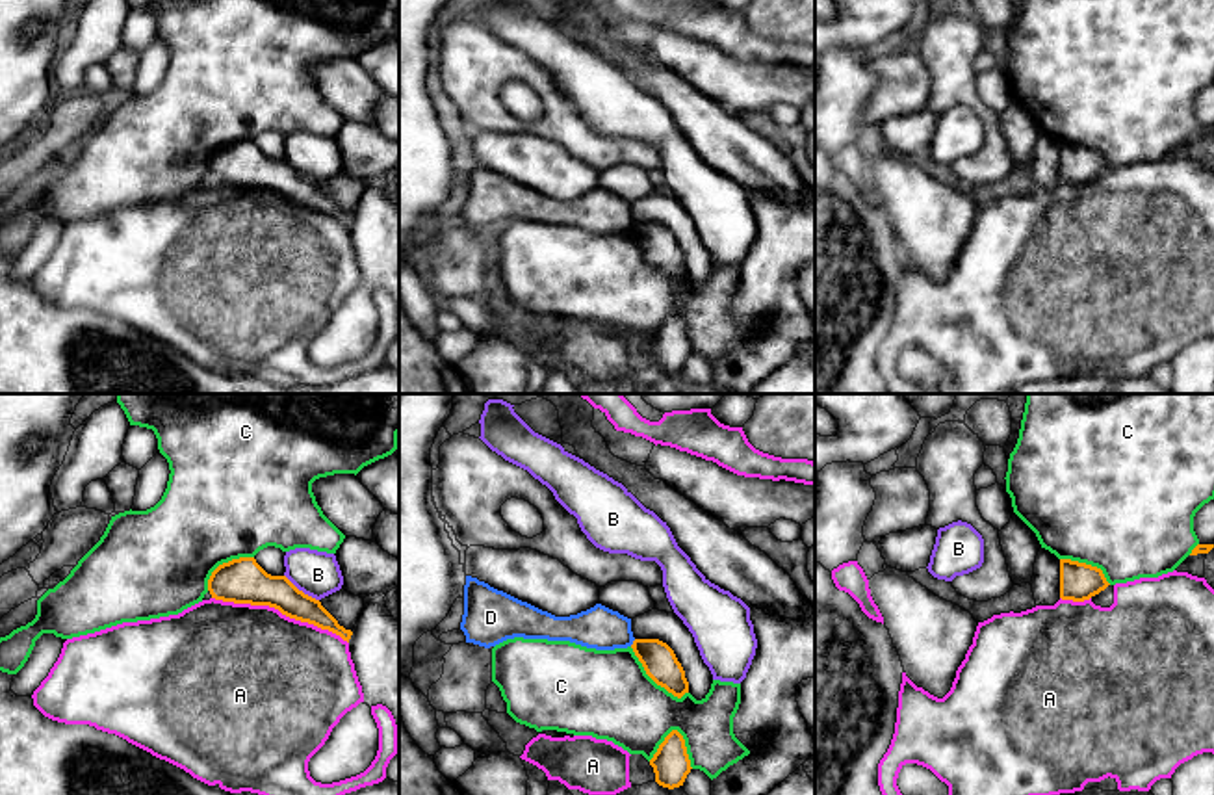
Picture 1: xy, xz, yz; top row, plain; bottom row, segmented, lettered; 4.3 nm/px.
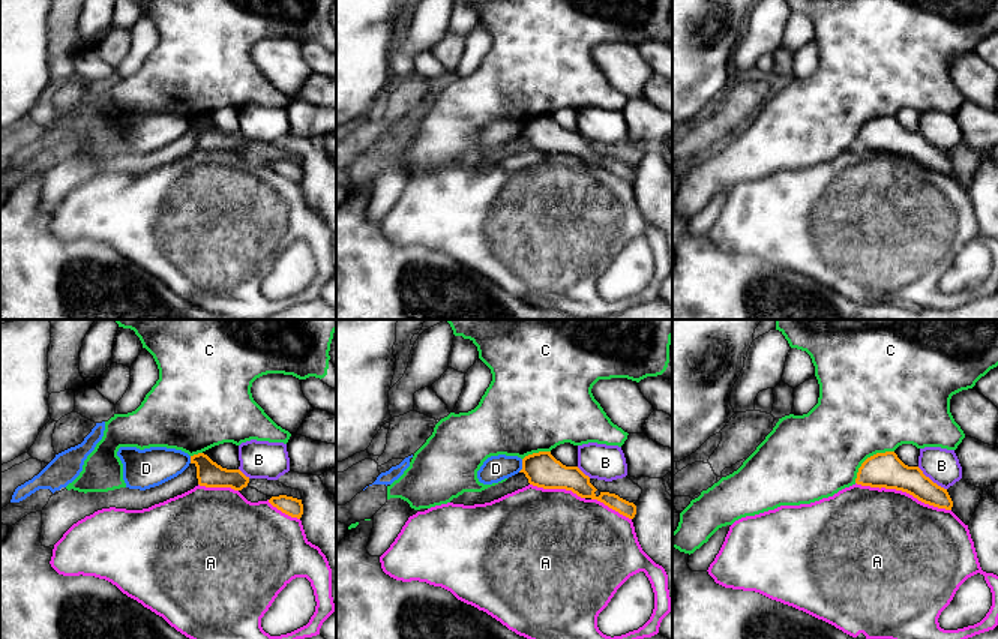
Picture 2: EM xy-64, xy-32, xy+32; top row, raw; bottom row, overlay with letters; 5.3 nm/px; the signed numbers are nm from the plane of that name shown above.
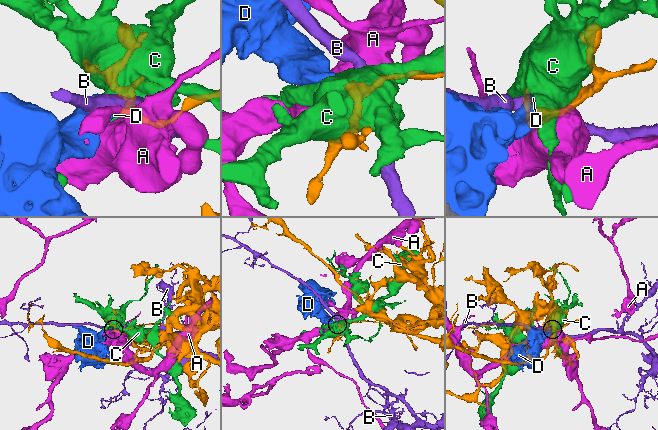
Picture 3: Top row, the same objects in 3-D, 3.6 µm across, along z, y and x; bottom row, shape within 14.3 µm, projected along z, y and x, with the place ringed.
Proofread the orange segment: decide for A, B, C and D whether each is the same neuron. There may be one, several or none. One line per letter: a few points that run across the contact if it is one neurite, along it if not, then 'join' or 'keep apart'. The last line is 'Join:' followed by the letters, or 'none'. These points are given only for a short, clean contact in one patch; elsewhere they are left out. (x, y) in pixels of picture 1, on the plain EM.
A: keep apart
B: keep apart
C: keep apart
D: line xz (635, 223), (630, 229); keep apart
Join: none

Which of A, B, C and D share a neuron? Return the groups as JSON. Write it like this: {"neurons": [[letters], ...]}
{"neurons": [["A"], ["B"], ["C"], ["D"]]}

